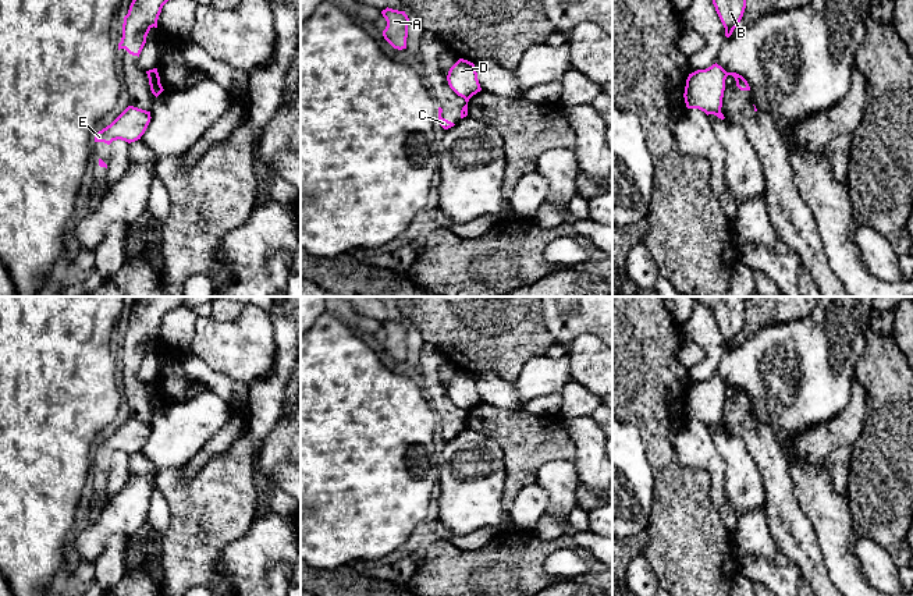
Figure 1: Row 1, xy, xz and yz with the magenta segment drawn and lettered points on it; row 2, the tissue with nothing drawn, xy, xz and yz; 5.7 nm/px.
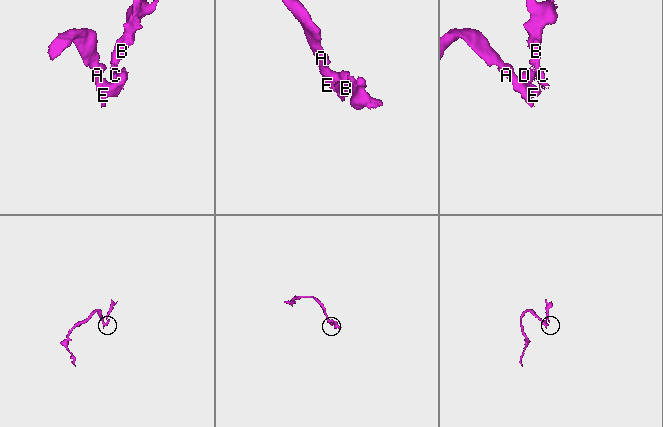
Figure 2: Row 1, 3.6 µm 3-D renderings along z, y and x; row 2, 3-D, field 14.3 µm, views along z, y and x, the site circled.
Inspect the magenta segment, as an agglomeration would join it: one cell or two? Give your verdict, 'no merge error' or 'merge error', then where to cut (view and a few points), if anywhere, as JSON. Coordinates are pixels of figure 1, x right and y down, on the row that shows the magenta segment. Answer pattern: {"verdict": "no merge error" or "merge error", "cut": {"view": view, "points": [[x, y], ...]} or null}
{"verdict": "merge error", "cut": {"view": "yz", "points": [[727, 73], [724, 78]]}}

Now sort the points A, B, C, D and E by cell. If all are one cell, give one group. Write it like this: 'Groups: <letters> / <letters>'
Groups: A D E / B C

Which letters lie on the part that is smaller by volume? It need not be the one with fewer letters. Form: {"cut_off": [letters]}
{"cut_off": ["B", "C"]}

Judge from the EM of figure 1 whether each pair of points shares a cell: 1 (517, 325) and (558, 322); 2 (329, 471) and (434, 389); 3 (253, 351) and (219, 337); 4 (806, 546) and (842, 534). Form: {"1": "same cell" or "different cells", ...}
{"1": "different cells", "2": "different cells", "3": "same cell", "4": "different cells"}

